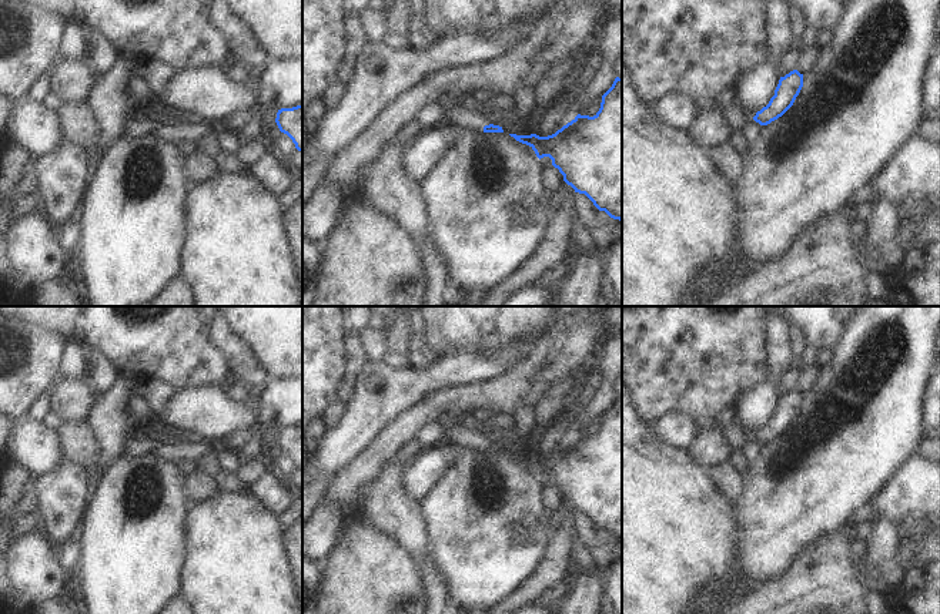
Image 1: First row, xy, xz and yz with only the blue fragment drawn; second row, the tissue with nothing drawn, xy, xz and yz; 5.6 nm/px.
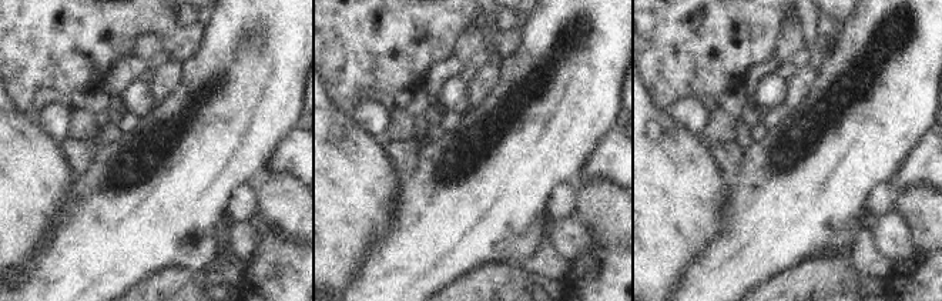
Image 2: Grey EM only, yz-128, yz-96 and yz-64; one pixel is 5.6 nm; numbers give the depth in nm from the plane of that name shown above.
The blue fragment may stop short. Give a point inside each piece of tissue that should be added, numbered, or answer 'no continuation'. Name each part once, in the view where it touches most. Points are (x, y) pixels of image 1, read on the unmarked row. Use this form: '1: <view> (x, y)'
1: xz (457, 433)

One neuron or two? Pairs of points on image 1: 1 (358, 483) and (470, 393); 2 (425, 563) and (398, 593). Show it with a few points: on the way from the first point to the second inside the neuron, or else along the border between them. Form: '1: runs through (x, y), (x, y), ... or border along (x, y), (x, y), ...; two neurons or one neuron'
1: runs through (378, 453), (414, 418), (440, 406); one neuron
2: border along (415, 563), (427, 599); two neurons

